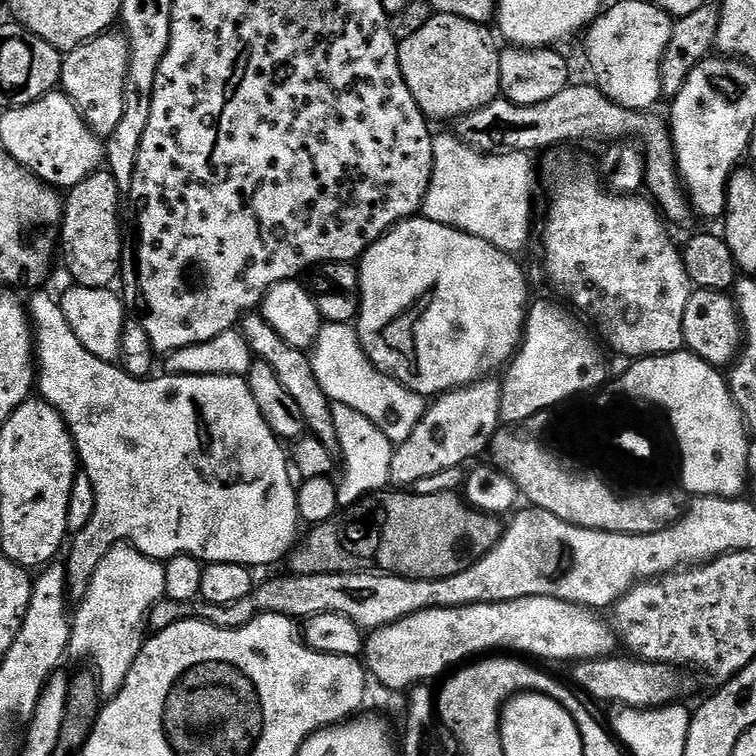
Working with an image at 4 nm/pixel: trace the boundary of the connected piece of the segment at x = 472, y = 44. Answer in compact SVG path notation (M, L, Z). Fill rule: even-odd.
M433 14L430 22L422 26L412 37L399 41L400 69L402 78L414 94L414 102L424 111L425 117L436 120L455 121L457 118L486 107L491 100L501 95L500 90L500 54L496 48L497 37L492 37L493 29L488 24L470 22L466 18L458 18L454 14Z

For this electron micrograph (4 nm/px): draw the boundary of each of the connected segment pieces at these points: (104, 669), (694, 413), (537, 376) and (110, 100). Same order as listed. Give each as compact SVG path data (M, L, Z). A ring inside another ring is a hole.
M127 542L109 548L102 562L98 562L92 577L88 580L88 589L79 597L80 609L77 612L75 609L71 617L72 636L68 639L68 652L76 656L89 656L92 659L91 667L99 679L101 697L115 696L126 682L126 674L130 674L130 666L134 666L138 654L144 648L146 639L144 624L146 628L146 621L151 617L152 608L165 599L165 590L164 564L159 560L151 560Z
M673 354L670 356L650 356L646 362L636 362L636 376L630 376L636 384L640 384L640 392L648 392L650 398L661 400L662 406L668 408L668 412L676 420L676 433L678 439L684 444L684 480L688 480L688 488L696 488L696 497L698 496L726 496L736 498L741 495L740 492L744 488L744 479L748 476L748 439L749 433L746 431L744 423L744 415L738 410L738 406L734 402L732 392L728 388L727 379L719 376L719 371L714 370L713 365L698 362L696 357L691 354Z
M535 299L529 305L521 346L501 381L500 418L524 418L536 408L563 398L565 393L578 394L584 387L589 387L589 384L599 385L609 379L605 349L598 343L589 325L575 311L565 308L552 300Z
M112 35L96 36L67 53L59 82L64 95L76 105L88 131L101 138L114 134L122 118L122 90L128 72L128 42L123 35Z

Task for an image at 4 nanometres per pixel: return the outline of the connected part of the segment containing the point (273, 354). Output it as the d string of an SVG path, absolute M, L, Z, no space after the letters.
M262 314L245 315L238 325L238 331L248 343L248 349L252 351L253 357L266 362L266 366L270 366L270 370L274 370L278 382L282 382L286 394L294 397L294 403L302 409L305 429L320 440L322 446L326 446L329 450L335 449L337 443L330 401L327 394L318 386L318 378L314 378L312 359L309 353L305 349L290 346L290 342L286 342L286 338L281 338L278 330L274 330L274 326L270 326L270 322L266 322L266 318Z

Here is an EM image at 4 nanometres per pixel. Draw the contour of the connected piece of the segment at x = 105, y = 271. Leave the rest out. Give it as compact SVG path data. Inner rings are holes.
M107 170L94 171L67 189L62 200L62 223L58 231L64 243L64 264L77 285L107 289L119 274L120 251L124 248L120 241L120 199L120 187Z

